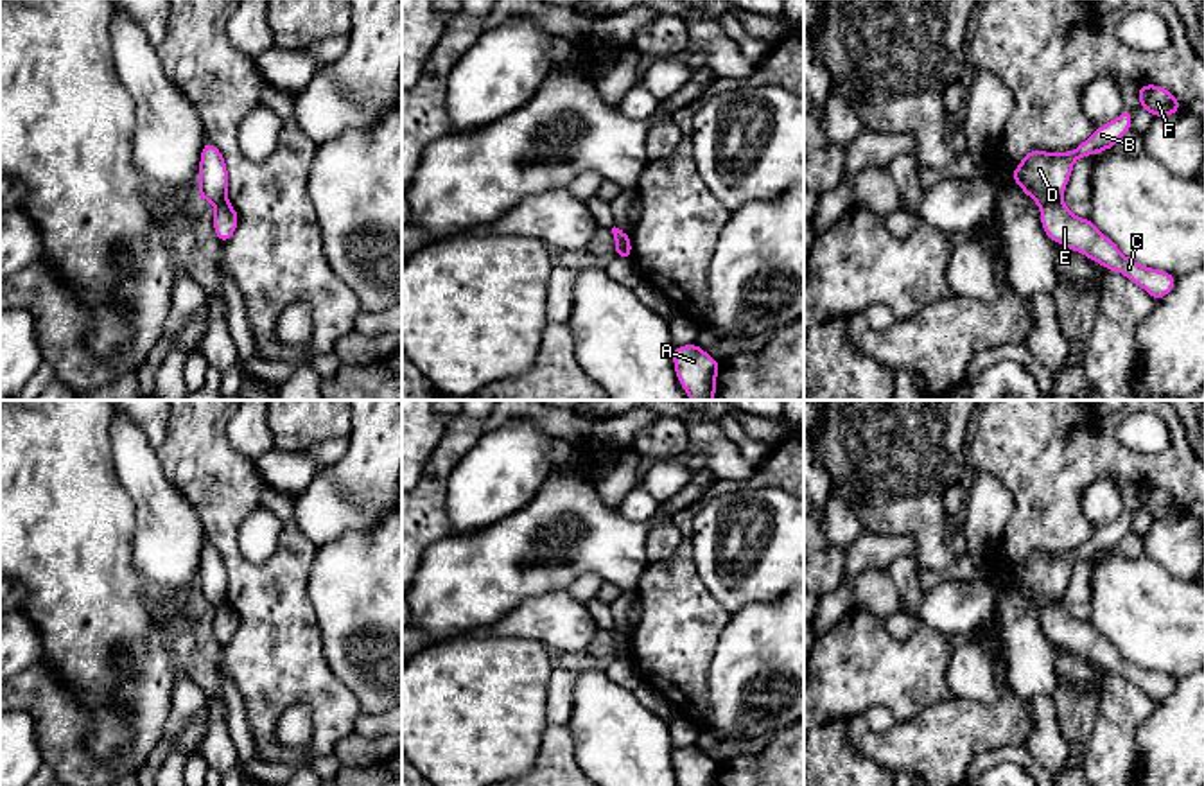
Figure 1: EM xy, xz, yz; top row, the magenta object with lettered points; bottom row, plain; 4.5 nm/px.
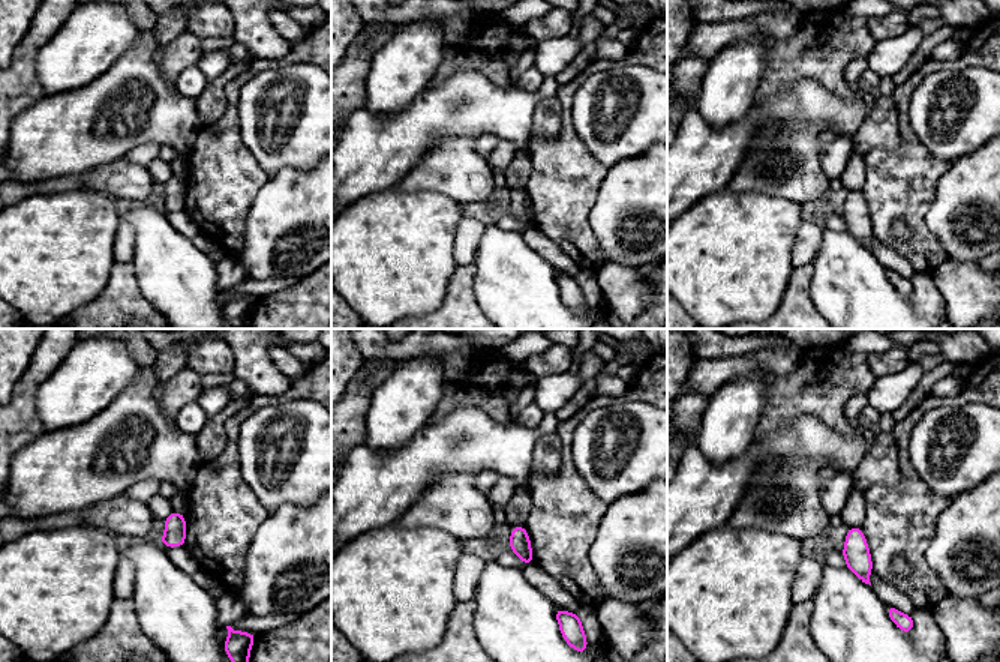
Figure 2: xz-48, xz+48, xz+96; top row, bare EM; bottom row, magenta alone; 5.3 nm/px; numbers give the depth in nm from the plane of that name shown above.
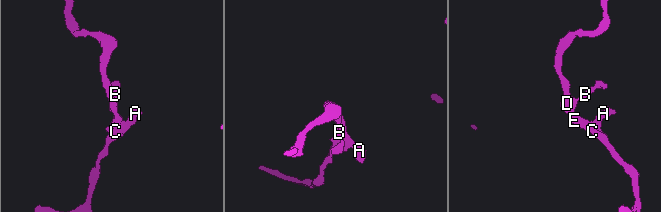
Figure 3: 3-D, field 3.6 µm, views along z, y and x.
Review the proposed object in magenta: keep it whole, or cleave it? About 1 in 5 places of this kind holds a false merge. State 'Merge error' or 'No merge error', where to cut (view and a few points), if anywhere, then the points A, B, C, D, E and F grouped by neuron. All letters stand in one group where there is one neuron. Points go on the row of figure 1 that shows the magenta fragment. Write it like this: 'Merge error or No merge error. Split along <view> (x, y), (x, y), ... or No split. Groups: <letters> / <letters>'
Merge error. Split along yz (1061, 201), (1039, 207). Groups: A C E / B D F

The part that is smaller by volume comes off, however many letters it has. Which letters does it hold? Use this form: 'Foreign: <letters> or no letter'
Foreign: B, D, F

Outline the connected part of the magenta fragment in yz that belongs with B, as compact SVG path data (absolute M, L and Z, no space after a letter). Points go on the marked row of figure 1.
M1129 108L1118 118L1095 129L1077 149L1068 153L1044 153L1032 149L1012 172L1012 181L1032 197L1037 206L1062 203L1066 185L1073 172L1073 163L1082 156L1112 149L1118 140L1132 129L1132 113Z

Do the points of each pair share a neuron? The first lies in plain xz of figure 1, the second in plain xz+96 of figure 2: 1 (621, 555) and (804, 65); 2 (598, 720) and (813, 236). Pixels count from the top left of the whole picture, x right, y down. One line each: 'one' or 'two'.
1: two
2: two

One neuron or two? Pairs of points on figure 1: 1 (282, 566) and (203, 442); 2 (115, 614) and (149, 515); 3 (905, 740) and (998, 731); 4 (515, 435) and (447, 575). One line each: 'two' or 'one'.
1: one
2: two
3: one
4: two

